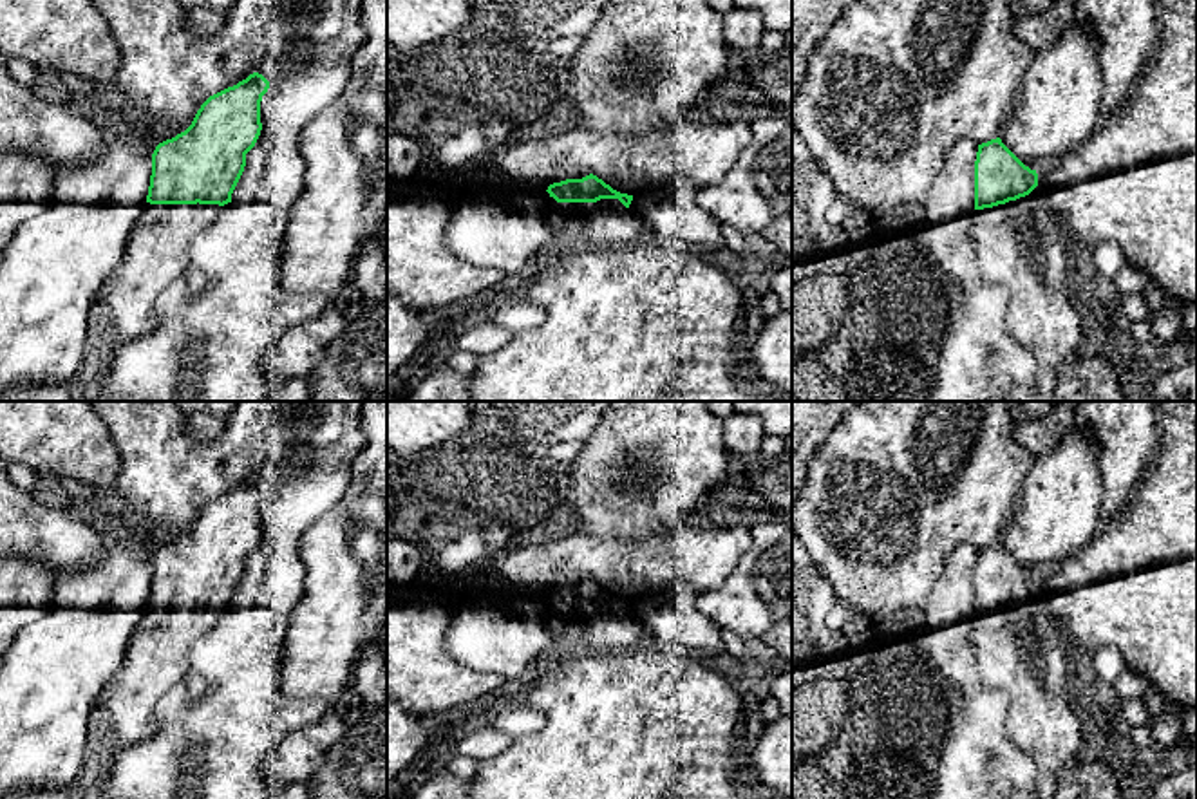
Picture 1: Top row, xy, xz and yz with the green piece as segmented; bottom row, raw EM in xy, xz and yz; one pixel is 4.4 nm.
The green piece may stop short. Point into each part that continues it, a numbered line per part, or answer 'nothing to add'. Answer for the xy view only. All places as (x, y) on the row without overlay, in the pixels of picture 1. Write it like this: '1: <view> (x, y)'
1: xy (156, 660)

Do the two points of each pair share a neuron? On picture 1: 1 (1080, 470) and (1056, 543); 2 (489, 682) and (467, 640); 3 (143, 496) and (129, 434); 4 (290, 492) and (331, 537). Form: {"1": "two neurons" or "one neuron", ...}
{"1": "one neuron", "2": "two neurons", "3": "one neuron", "4": "two neurons"}

